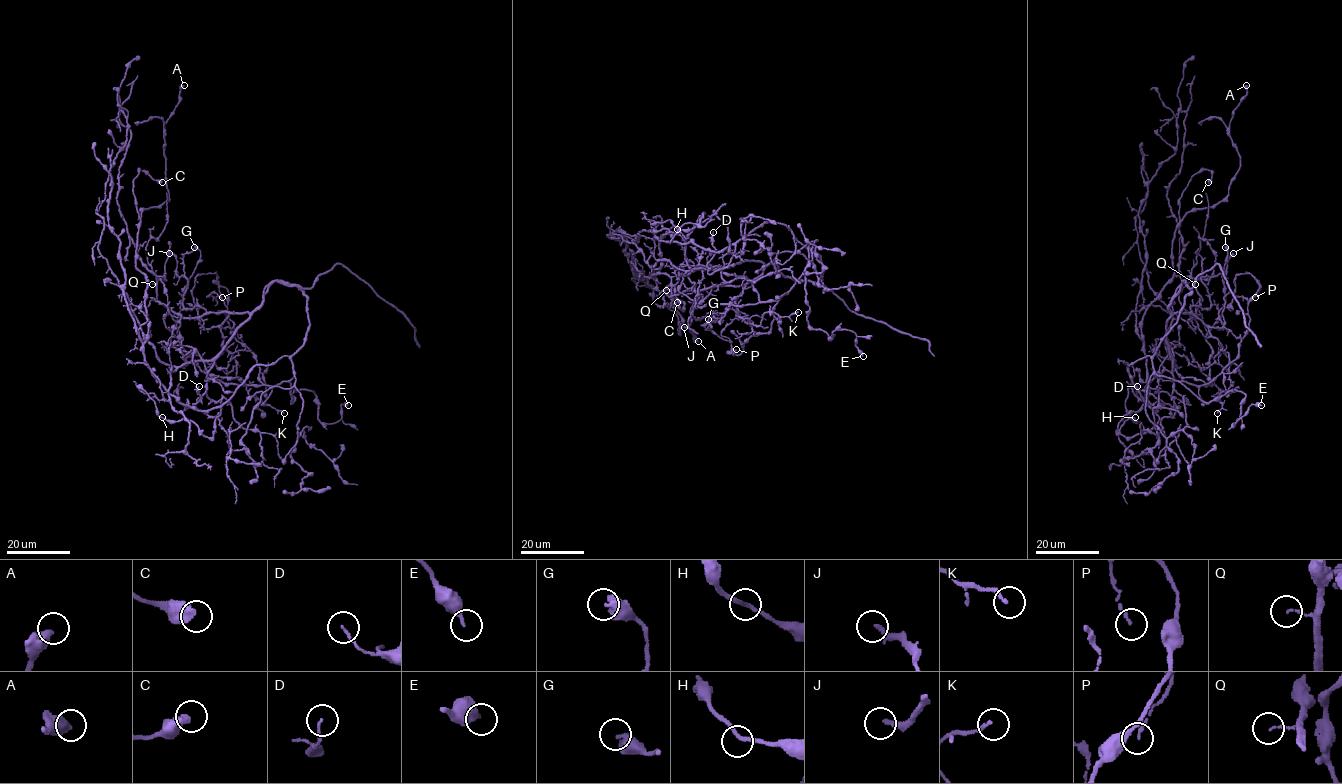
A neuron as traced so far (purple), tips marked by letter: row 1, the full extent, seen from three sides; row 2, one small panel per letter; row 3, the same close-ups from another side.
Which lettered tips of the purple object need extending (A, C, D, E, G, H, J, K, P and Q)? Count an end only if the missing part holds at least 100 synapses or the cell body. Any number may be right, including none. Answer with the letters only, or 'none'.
none

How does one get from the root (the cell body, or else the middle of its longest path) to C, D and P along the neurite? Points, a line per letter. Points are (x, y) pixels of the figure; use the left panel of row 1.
C: (207, 389), (185, 409), (188, 401), (145, 359), (147, 279), (136, 266), (133, 181), (140, 169), (162, 182)
D: (207, 389), (192, 406), (201, 398), (199, 386)
P: (207, 389), (214, 362), (204, 361), (208, 374), (262, 384), (226, 319), (229, 292), (220, 286), (222, 297)

